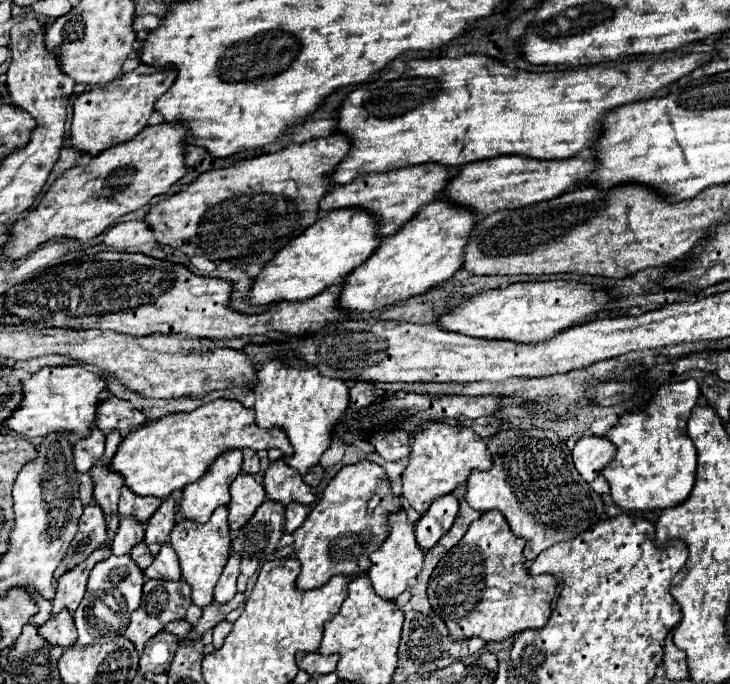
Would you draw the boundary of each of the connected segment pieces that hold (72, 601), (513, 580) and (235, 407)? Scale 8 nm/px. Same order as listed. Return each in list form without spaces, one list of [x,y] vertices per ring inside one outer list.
[[[102,546],[96,552],[92,552],[82,564],[78,564],[72,572],[66,572],[64,576],[58,578],[56,598],[52,600],[52,616],[56,616],[62,610],[74,612],[78,608],[78,604],[82,602],[82,596],[86,592],[90,570],[94,568],[94,564],[106,560],[108,556],[110,556],[110,550],[106,546]]]
[[[490,510],[474,520],[464,538],[440,558],[428,584],[428,598],[446,622],[450,638],[480,636],[484,642],[500,642],[526,628],[546,626],[558,580],[550,574],[532,576],[524,560],[524,540],[510,532],[506,518]]]
[[[214,400],[194,412],[178,412],[162,416],[156,422],[142,424],[134,428],[118,446],[114,458],[110,460],[110,472],[122,474],[126,486],[138,496],[156,496],[166,500],[174,490],[182,490],[186,484],[198,480],[212,460],[222,452],[232,448],[252,448],[270,450],[280,448],[284,456],[292,454],[292,444],[280,428],[262,430],[250,418],[254,410],[244,408],[236,400]]]

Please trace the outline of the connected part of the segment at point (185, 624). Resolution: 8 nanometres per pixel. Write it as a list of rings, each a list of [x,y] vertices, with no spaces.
[[[178,620],[178,622],[170,622],[166,624],[166,632],[176,634],[180,640],[184,640],[188,636],[188,632],[192,630],[192,624],[188,620]]]

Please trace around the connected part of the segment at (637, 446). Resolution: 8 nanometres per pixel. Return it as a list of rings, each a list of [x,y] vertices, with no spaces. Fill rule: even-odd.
[[[684,380],[676,384],[662,384],[654,398],[638,412],[630,412],[618,418],[618,422],[606,432],[608,438],[616,446],[616,456],[602,468],[604,478],[610,484],[612,500],[624,510],[664,510],[676,506],[688,498],[692,492],[692,484],[696,478],[696,448],[686,434],[686,422],[690,418],[692,408],[698,400],[698,384],[696,380]]]

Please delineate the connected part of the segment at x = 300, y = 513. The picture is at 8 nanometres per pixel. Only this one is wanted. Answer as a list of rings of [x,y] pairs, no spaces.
[[[292,502],[286,506],[286,532],[292,534],[296,528],[302,526],[304,518],[308,516],[308,508],[298,504],[298,502]]]

